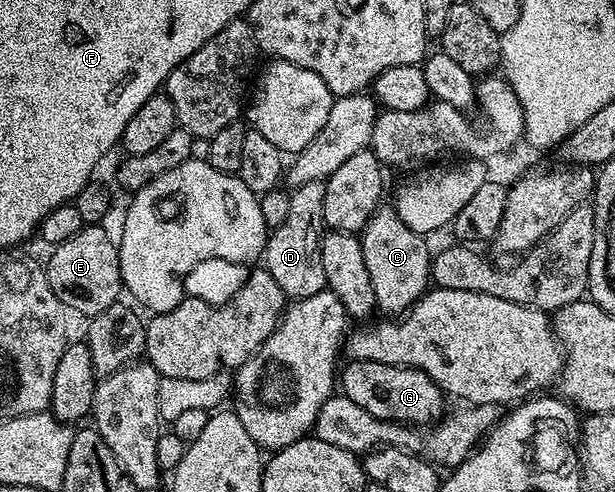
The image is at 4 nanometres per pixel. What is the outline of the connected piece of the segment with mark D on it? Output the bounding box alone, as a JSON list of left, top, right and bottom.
[263,181,327,300]

